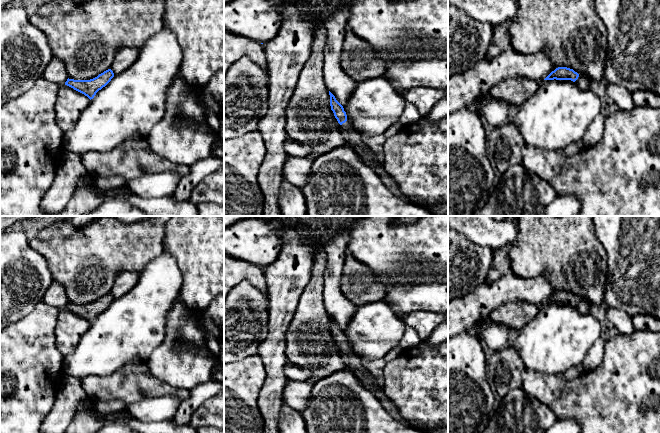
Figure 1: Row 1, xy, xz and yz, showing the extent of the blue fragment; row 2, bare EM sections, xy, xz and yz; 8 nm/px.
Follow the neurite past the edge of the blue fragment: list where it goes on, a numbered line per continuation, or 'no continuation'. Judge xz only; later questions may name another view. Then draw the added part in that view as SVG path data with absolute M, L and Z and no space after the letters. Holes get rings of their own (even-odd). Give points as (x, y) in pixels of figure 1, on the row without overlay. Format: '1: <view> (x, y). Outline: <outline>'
1: xz (353, 363). Outline: M347 345L341 351L346 370L351 371L358 381L378 398L382 406L394 419L413 428L414 426L401 416L395 404L386 396L383 389L377 385L376 378L362 365L362 360L354 355Z

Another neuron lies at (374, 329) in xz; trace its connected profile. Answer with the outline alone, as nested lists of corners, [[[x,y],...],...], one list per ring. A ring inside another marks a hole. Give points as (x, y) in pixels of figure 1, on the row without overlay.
[[[384,300],[358,306],[343,331],[347,346],[362,361],[383,359],[399,343],[406,325]]]

